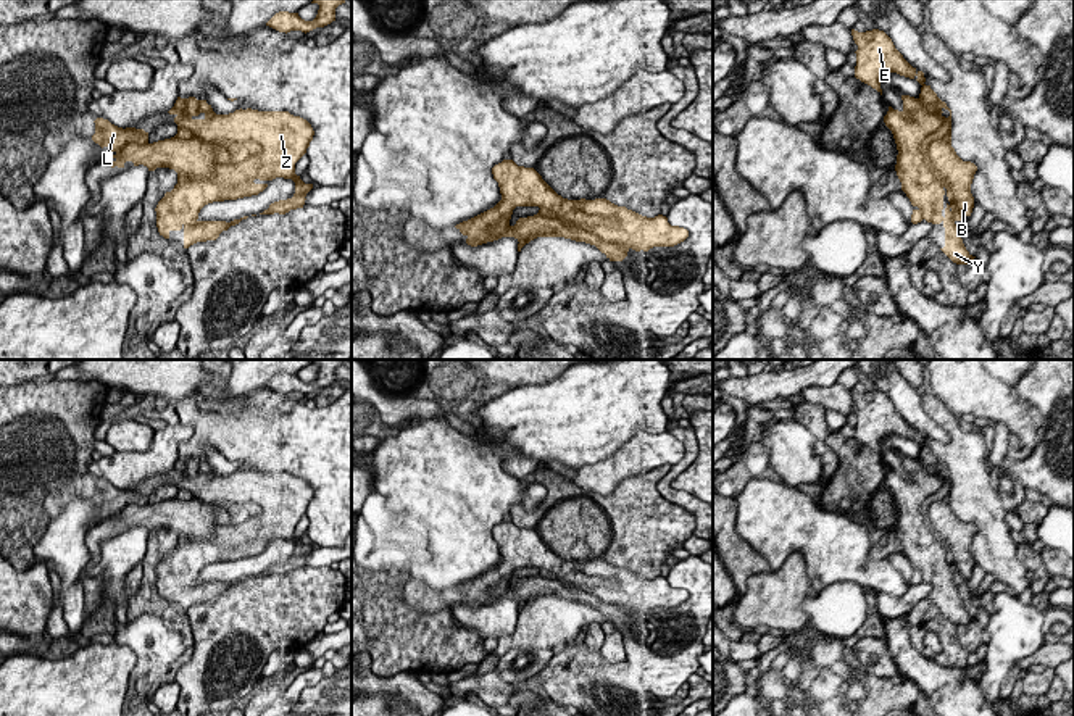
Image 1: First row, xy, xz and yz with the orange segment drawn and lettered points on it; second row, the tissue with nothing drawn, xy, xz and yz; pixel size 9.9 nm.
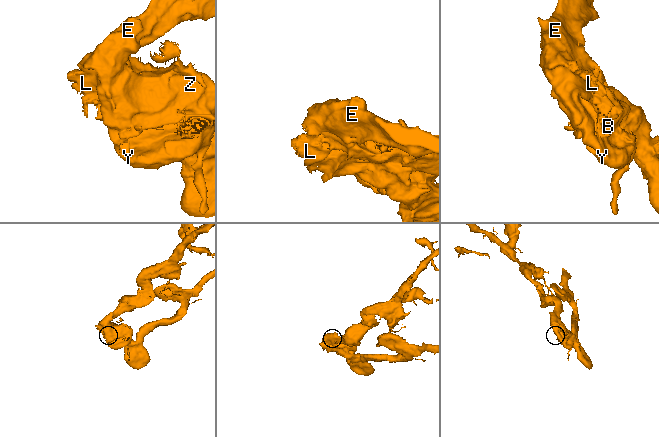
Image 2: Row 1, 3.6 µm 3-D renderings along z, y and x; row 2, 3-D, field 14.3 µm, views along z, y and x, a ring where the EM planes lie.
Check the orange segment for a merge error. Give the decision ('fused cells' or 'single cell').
fused cells

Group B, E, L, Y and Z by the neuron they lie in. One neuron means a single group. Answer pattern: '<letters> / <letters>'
B / E L Y Z

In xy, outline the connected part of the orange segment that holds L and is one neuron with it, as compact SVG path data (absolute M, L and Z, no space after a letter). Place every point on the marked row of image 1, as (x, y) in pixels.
M97 118L95 121L95 134L92 140L98 144L102 148L108 147L111 152L121 152L127 144L147 144L148 132L135 127L118 127L111 124L108 119Z

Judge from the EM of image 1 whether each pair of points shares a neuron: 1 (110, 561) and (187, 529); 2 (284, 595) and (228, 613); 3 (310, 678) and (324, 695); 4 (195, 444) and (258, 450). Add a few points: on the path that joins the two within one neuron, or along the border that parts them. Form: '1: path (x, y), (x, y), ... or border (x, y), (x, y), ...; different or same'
1: border (133, 526), (144, 526), (149, 532); different
2: path (270, 610), (266, 613), (242, 613); same
3: border (324, 678), (308, 686), (297, 699); different
4: path (212, 439), (242, 439); same

